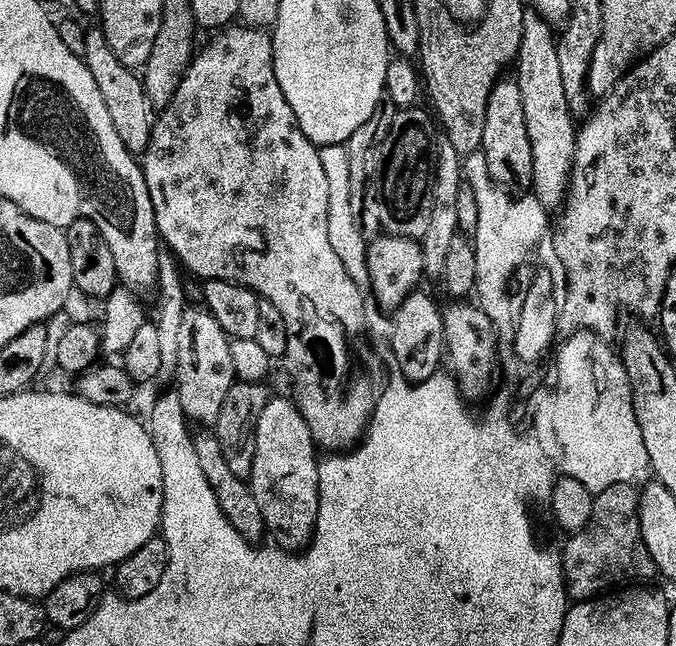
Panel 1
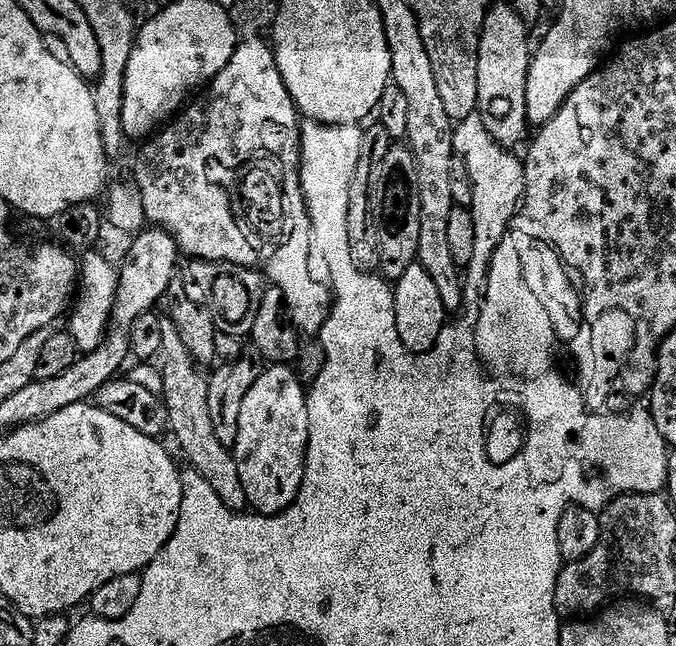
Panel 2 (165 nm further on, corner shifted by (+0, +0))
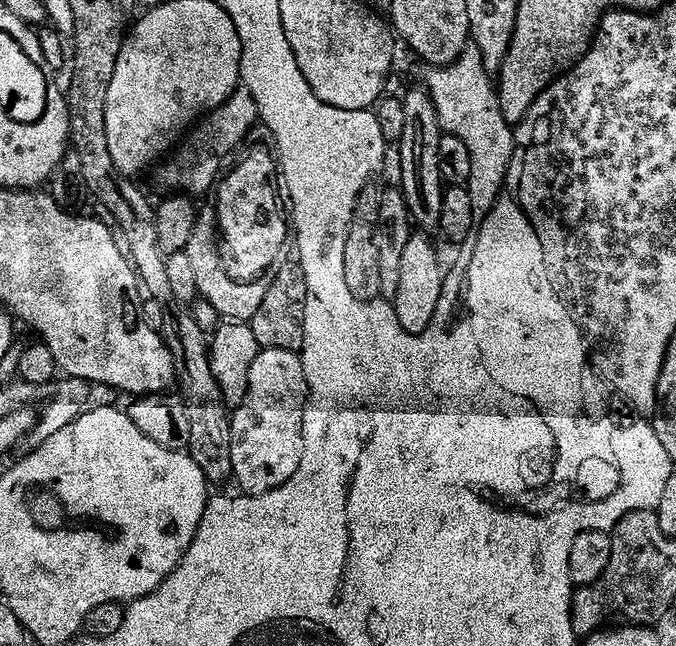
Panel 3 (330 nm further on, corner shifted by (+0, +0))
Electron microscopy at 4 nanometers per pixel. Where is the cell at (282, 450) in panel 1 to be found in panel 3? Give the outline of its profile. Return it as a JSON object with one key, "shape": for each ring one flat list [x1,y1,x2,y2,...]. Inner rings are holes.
{"shape":[[266,348,261,350,254,358,254,366,250,366,250,374,248,375,248,388,244,392,242,399,235,405,236,413,230,416,230,439,232,441,232,476,234,480,240,483,239,491,241,493,257,496,258,494,266,494,270,490,280,488,286,482,290,482,290,478,294,478,294,474,300,465,302,458,302,450,304,443,302,442,302,434,300,433,300,421,302,419,302,411,306,403,306,393,308,390,308,382,304,378,304,367,300,361,299,351,296,350,278,350,277,348]]}

